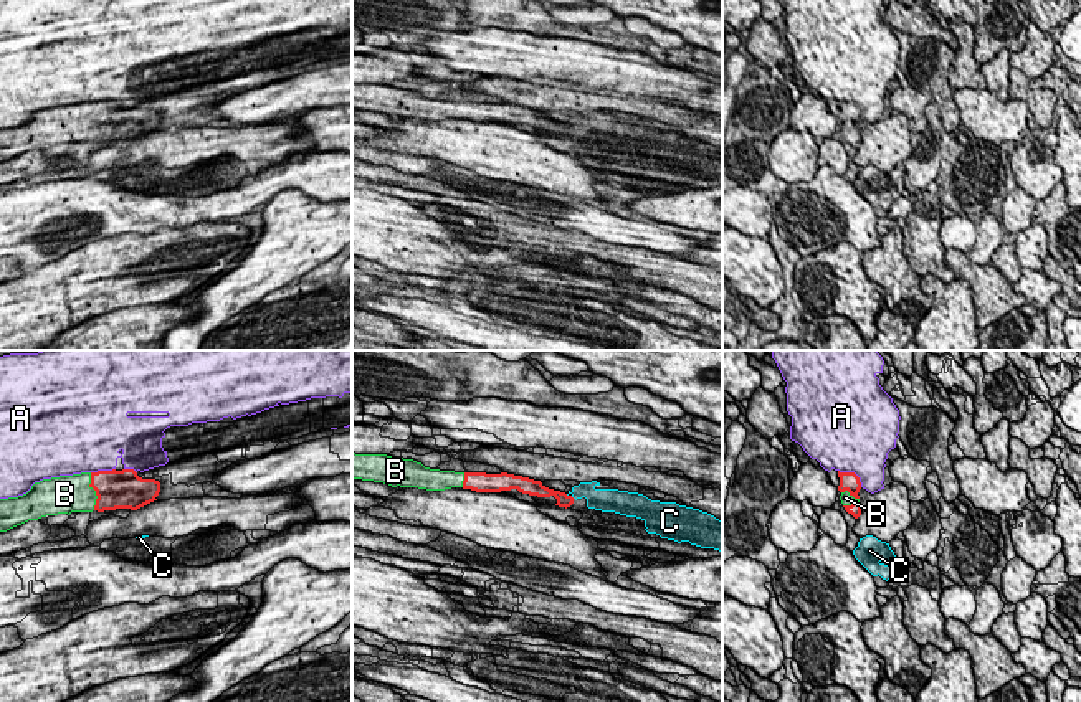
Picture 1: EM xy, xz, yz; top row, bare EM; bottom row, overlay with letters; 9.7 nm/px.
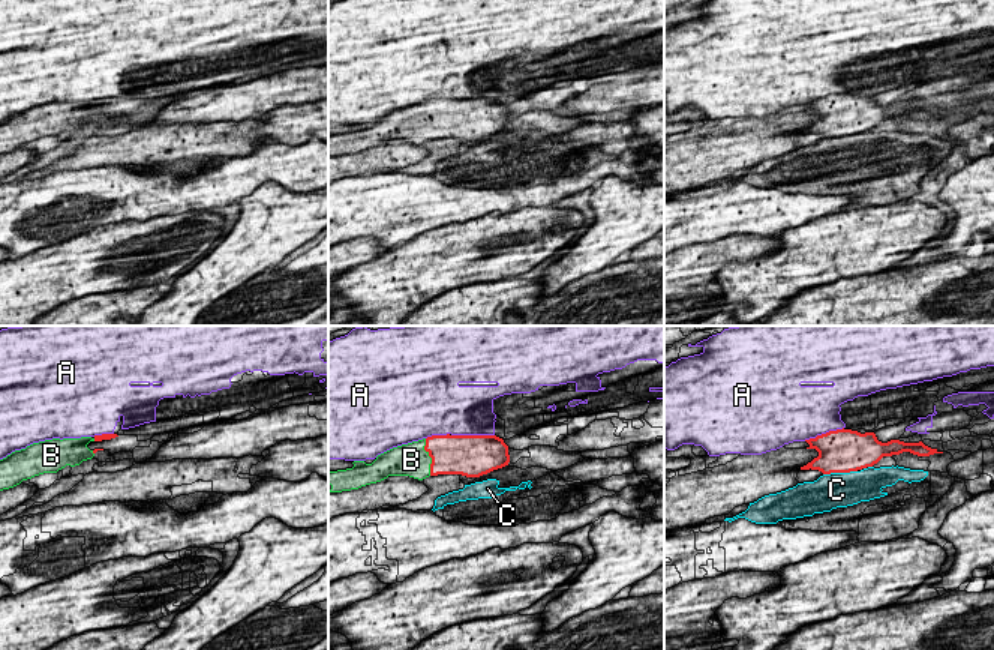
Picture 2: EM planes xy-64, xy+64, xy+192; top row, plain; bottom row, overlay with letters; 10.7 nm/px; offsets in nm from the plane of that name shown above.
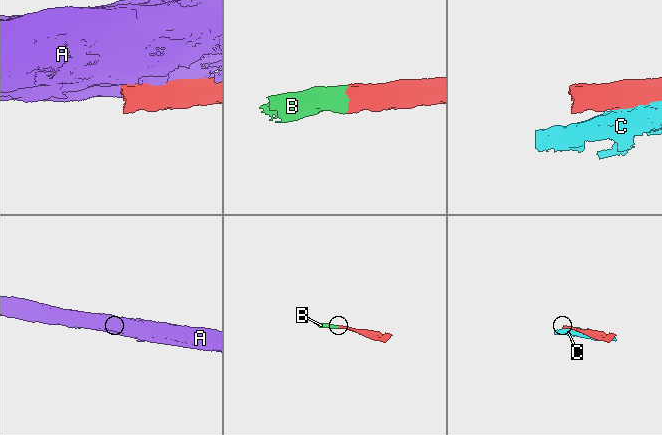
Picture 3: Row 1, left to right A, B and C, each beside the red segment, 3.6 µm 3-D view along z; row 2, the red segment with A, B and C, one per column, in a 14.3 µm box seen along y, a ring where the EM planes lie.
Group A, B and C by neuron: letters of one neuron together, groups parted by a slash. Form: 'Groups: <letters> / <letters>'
Groups: A / B / C

